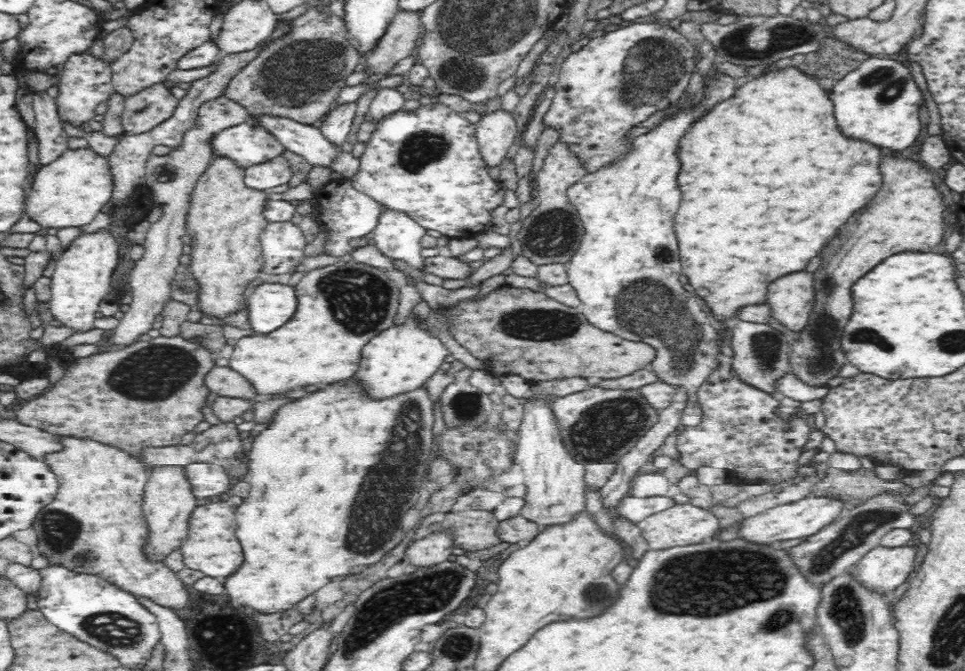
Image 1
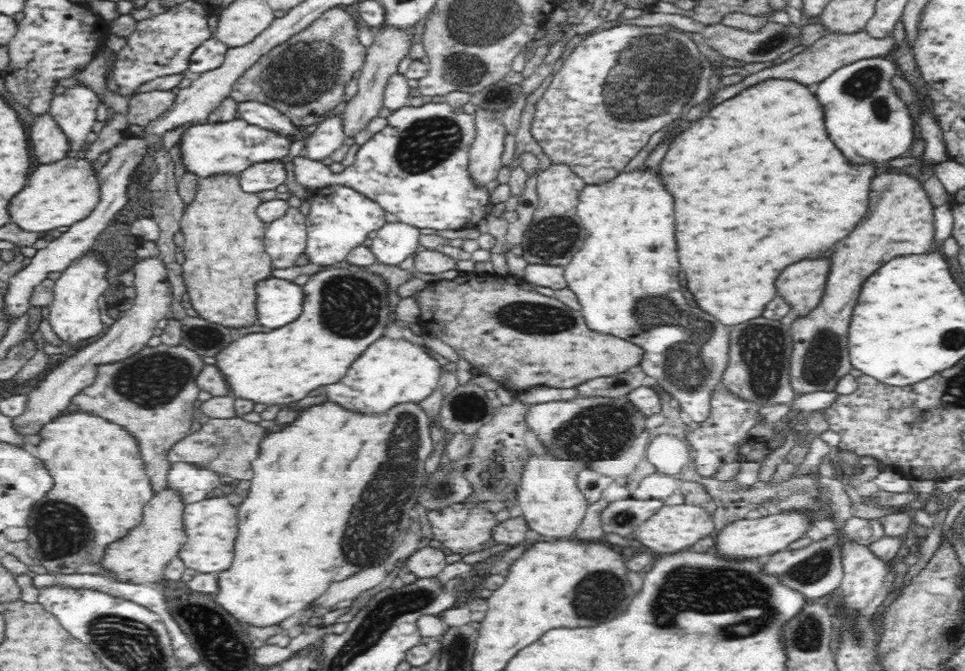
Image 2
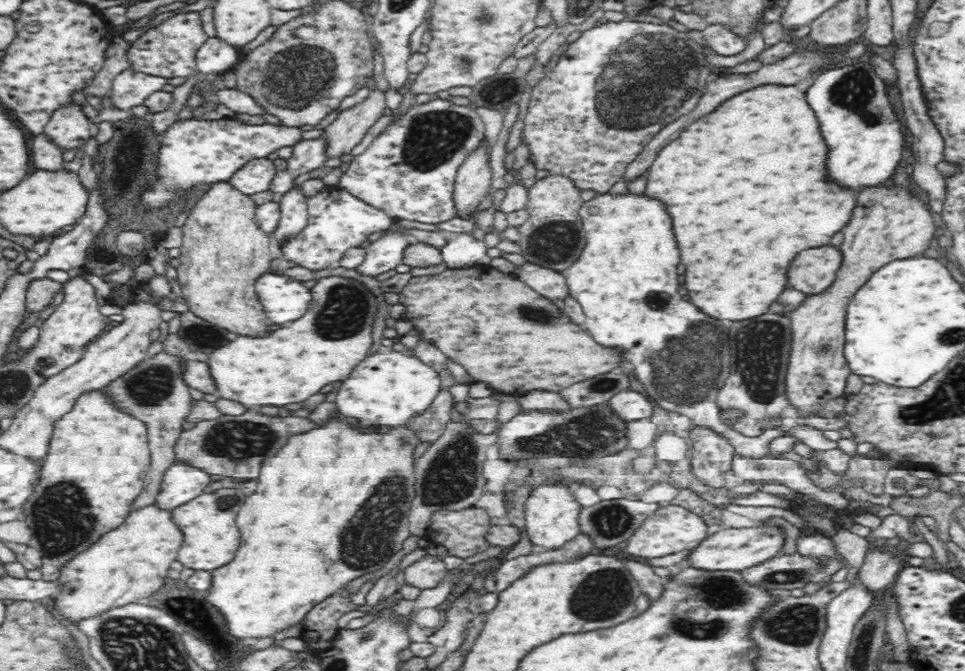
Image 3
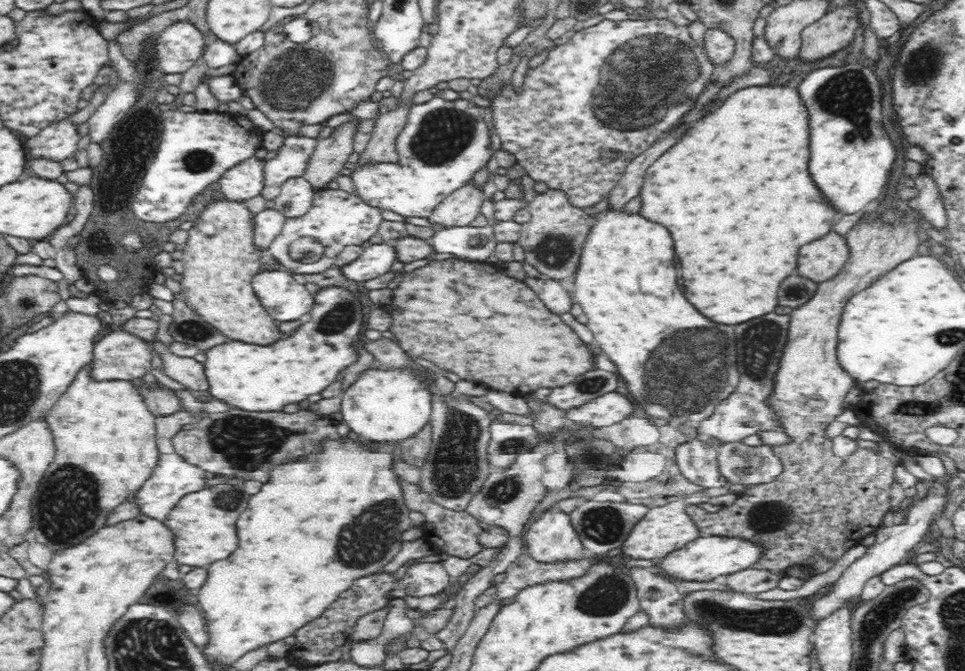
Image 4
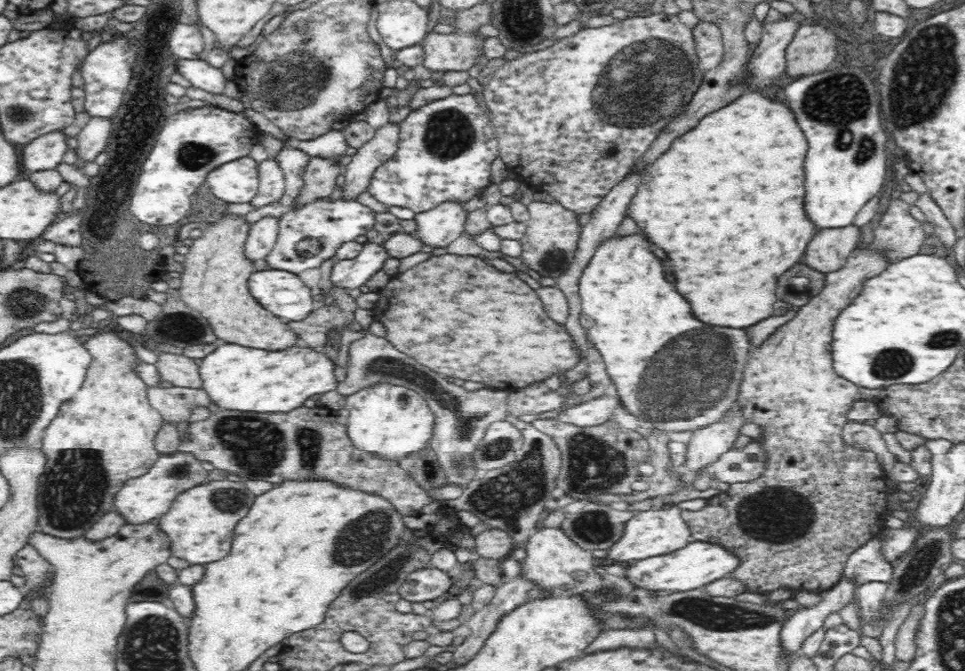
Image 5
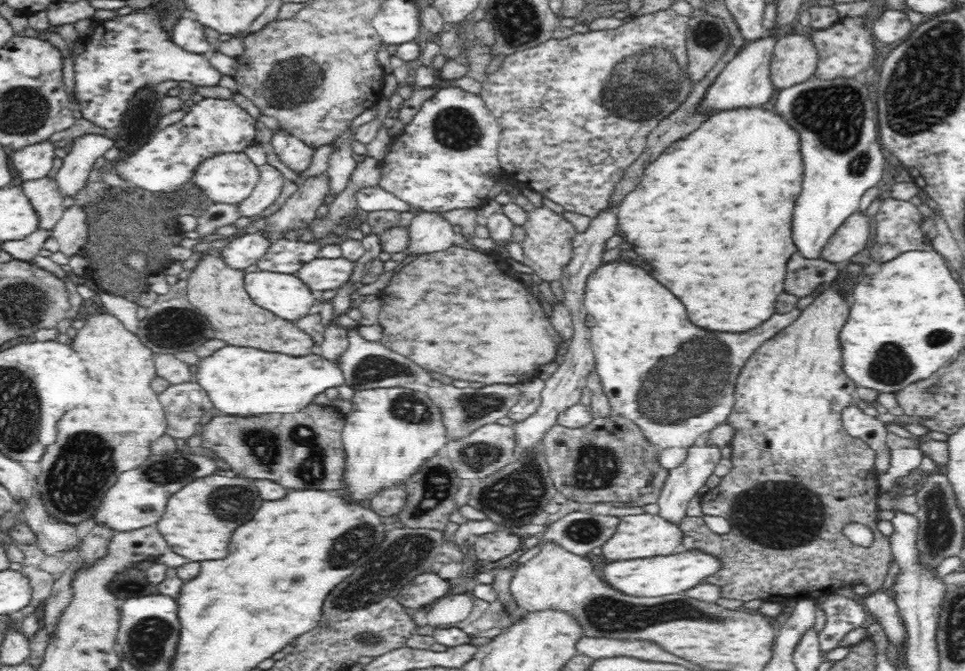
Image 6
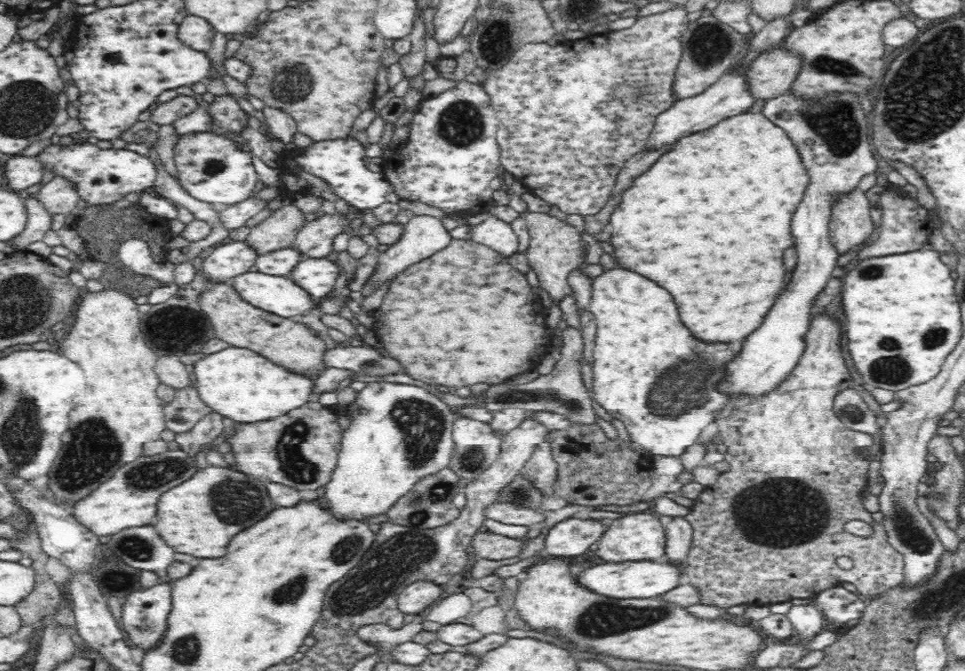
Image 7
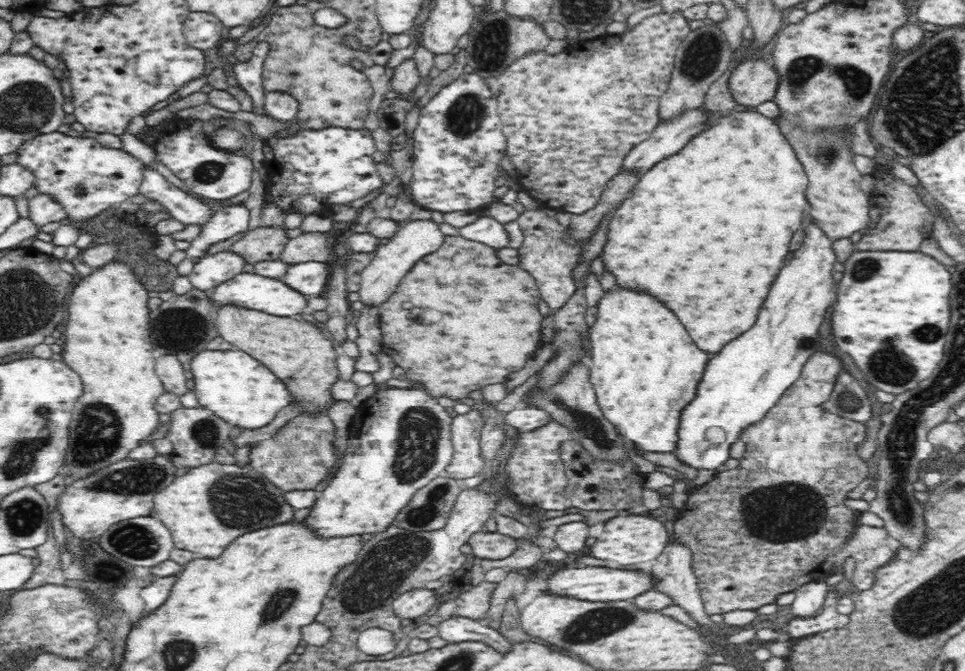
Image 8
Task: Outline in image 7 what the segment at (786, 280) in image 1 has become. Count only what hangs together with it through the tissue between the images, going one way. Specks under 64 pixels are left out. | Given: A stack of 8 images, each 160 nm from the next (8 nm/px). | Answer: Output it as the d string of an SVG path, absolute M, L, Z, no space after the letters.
M859 187L850 192L850 196L842 196L842 204L834 208L834 220L829 222L829 236L840 255L861 245L873 233L871 208L870 200Z

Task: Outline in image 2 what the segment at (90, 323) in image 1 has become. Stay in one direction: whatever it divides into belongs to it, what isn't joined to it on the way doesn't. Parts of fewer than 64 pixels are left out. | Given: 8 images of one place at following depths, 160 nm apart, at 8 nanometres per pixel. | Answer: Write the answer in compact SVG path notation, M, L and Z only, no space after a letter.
M84 254L78 261L74 261L64 272L62 276L55 280L52 286L54 300L49 304L50 317L48 318L52 331L61 341L59 347L63 352L68 350L68 346L83 341L93 340L100 336L107 327L102 322L102 314L98 308L98 298L100 294L108 290L108 280L106 276L106 266L100 262L98 256Z

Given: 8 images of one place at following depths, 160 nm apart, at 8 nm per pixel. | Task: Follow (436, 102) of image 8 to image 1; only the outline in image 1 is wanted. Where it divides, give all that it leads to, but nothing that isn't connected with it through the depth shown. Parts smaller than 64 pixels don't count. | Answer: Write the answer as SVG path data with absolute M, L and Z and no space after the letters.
M442 103L421 105L414 111L402 110L386 116L376 123L376 129L365 143L358 172L350 180L351 184L358 193L374 199L376 203L408 213L426 230L438 230L451 239L476 237L490 230L493 215L504 209L506 194L506 188L488 173L489 164L478 148L476 132L475 125Z

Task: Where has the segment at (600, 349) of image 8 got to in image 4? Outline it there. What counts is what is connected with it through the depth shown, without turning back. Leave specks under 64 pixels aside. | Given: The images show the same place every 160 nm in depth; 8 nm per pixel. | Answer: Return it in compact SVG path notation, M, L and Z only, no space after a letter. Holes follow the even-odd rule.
M606 210L596 218L598 220L592 230L589 230L590 234L587 234L582 256L575 269L573 302L584 308L588 316L586 326L594 334L596 344L602 348L601 352L616 365L616 373L622 376L627 391L632 395L632 404L639 404L654 423L666 420L666 416L678 416L680 410L670 406L682 404L680 418L697 426L701 420L714 414L718 403L730 396L739 383L734 336L728 340L728 336L724 336L724 332L720 332L714 322L702 316L684 298L676 282L678 274L674 266L674 244L670 232L664 226L642 218L641 214L626 212ZM694 328L714 330L694 332ZM660 344L666 344L670 348L660 350Z

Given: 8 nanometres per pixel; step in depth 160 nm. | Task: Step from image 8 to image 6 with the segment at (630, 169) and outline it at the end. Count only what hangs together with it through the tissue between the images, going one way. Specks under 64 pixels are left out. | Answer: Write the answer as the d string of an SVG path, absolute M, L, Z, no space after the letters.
M764 37L749 42L743 49L737 52L737 55L722 69L717 79L710 84L706 91L704 102L700 108L704 112L714 114L723 110L737 108L752 108L763 105L770 105L776 92L772 89L770 73L768 73L768 62L774 52L776 39Z

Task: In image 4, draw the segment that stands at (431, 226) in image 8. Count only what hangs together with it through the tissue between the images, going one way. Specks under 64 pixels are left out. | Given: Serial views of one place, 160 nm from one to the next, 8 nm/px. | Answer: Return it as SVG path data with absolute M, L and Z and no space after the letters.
M468 184L443 199L433 215L428 216L426 220L442 228L469 226L484 210L483 190Z

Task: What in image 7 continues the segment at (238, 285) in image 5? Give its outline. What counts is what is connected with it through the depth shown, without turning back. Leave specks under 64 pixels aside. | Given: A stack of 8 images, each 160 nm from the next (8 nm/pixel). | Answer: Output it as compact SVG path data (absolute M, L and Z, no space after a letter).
M225 281L209 282L212 286L199 296L199 306L208 316L210 328L215 332L216 337L228 342L229 346L258 352L274 364L290 368L292 372L308 374L314 378L324 372L326 364L323 358L328 348L325 340L320 338L317 332L295 322L290 317L284 318L256 308L242 299L236 289Z

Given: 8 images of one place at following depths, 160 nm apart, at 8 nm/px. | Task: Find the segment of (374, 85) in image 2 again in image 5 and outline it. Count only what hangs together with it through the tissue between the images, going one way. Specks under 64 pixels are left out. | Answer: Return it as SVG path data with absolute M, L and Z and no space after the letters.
M312 157L304 171L301 195L290 210L300 210L312 202L330 197L337 186L336 179L342 173L342 169L328 159Z

